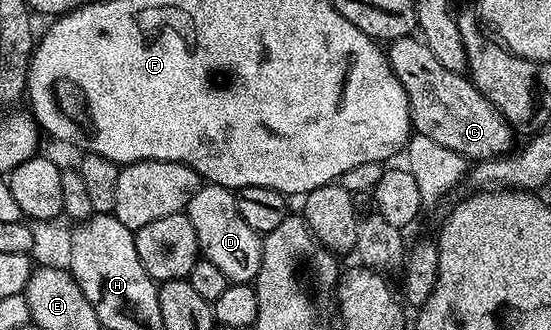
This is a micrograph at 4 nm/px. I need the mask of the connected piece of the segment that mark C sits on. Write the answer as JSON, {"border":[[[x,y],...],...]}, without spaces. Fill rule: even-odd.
{"border":[[[418,36],[399,37],[386,46],[385,52],[393,67],[393,75],[397,75],[401,87],[405,87],[414,132],[425,135],[425,139],[433,139],[433,143],[441,143],[441,147],[449,147],[449,151],[457,151],[457,155],[466,157],[471,163],[512,152],[511,124],[463,73],[441,67],[433,51],[429,51]]]}

